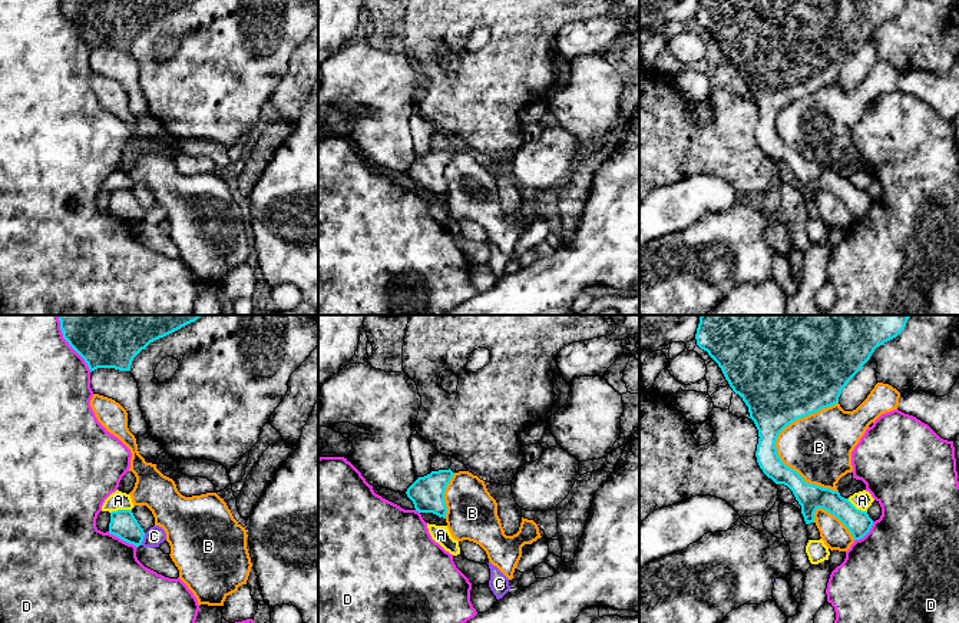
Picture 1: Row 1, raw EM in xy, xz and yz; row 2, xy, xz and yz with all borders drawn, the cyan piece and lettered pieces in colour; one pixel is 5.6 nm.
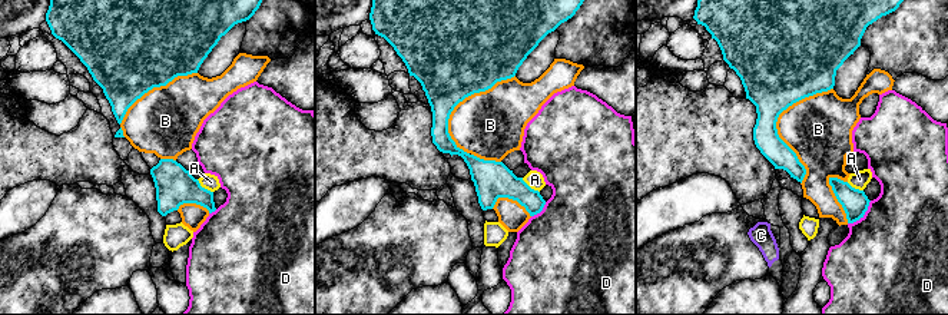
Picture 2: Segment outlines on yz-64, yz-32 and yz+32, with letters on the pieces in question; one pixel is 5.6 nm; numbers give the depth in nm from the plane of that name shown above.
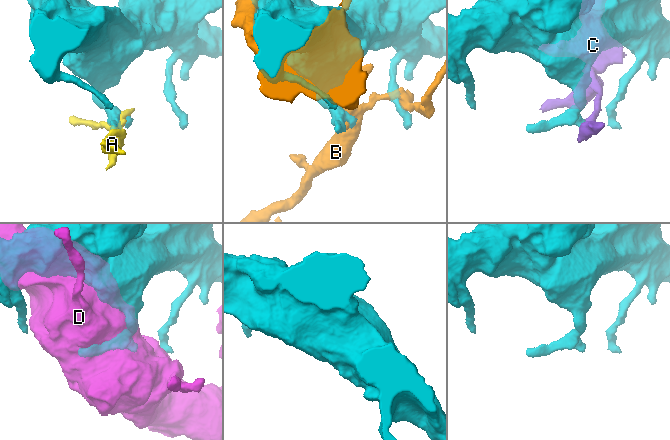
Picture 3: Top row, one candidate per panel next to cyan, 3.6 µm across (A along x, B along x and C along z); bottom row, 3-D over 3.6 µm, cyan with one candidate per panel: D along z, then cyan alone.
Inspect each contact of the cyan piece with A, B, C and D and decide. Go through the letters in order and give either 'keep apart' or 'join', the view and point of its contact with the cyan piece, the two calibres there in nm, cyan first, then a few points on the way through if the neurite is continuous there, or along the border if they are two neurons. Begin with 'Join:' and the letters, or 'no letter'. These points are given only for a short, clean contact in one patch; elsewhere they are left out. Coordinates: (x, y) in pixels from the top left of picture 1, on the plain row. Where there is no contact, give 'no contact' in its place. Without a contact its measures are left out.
Join: no letter
A: keep apart; meets cyan in xy at (121, 189); 150 nm thick on the cyan side, 110 nm on the other
B: keep apart; meets cyan in yz at (774, 123); 320 nm thick on the cyan side, 380 nm on the other
C: keep apart; meets cyan in xy at (142, 218); 150 nm thick on the cyan side, 100 nm on the other
D: keep apart; meets cyan in xy at (70, 25); 280 nm thick on the cyan side, 480 nm on the other

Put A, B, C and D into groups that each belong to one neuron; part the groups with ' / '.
A / B / C / D

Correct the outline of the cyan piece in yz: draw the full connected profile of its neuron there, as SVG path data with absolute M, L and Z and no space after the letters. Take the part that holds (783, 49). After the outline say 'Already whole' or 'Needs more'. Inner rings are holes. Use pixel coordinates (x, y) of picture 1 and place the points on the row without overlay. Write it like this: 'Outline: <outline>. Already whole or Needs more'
Outline: M700 0L695 19L718 43L735 73L748 86L758 109L757 142L776 163L787 165L798 183L806 203L823 188L837 196L854 219L863 218L873 199L857 189L839 170L806 162L777 133L778 113L791 102L839 82L841 69L870 39L874 29L896 17L907 0Z. Already whole

